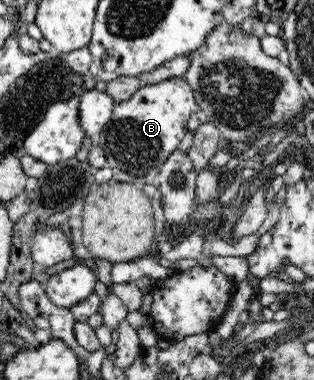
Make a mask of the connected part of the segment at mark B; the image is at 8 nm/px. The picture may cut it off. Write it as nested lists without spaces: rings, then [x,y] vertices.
[[[183,77],[169,78],[156,84],[143,85],[133,96],[116,103],[112,117],[96,138],[97,144],[103,148],[107,165],[114,172],[123,170],[131,176],[147,177],[159,171],[162,164],[177,151],[181,140],[188,131],[188,120],[200,106],[195,100],[193,90]]]

